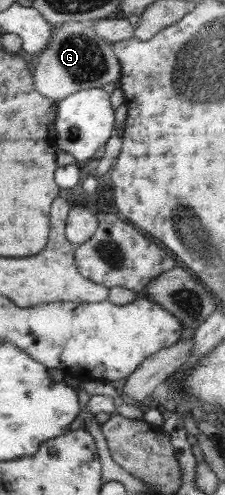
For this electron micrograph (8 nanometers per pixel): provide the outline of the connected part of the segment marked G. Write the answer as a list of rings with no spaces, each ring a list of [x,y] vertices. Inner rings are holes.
[[[75,21],[53,27],[51,39],[33,69],[35,90],[55,102],[81,90],[103,89],[105,84],[113,84],[121,76],[120,63],[113,53],[113,44],[100,38],[91,23]]]

